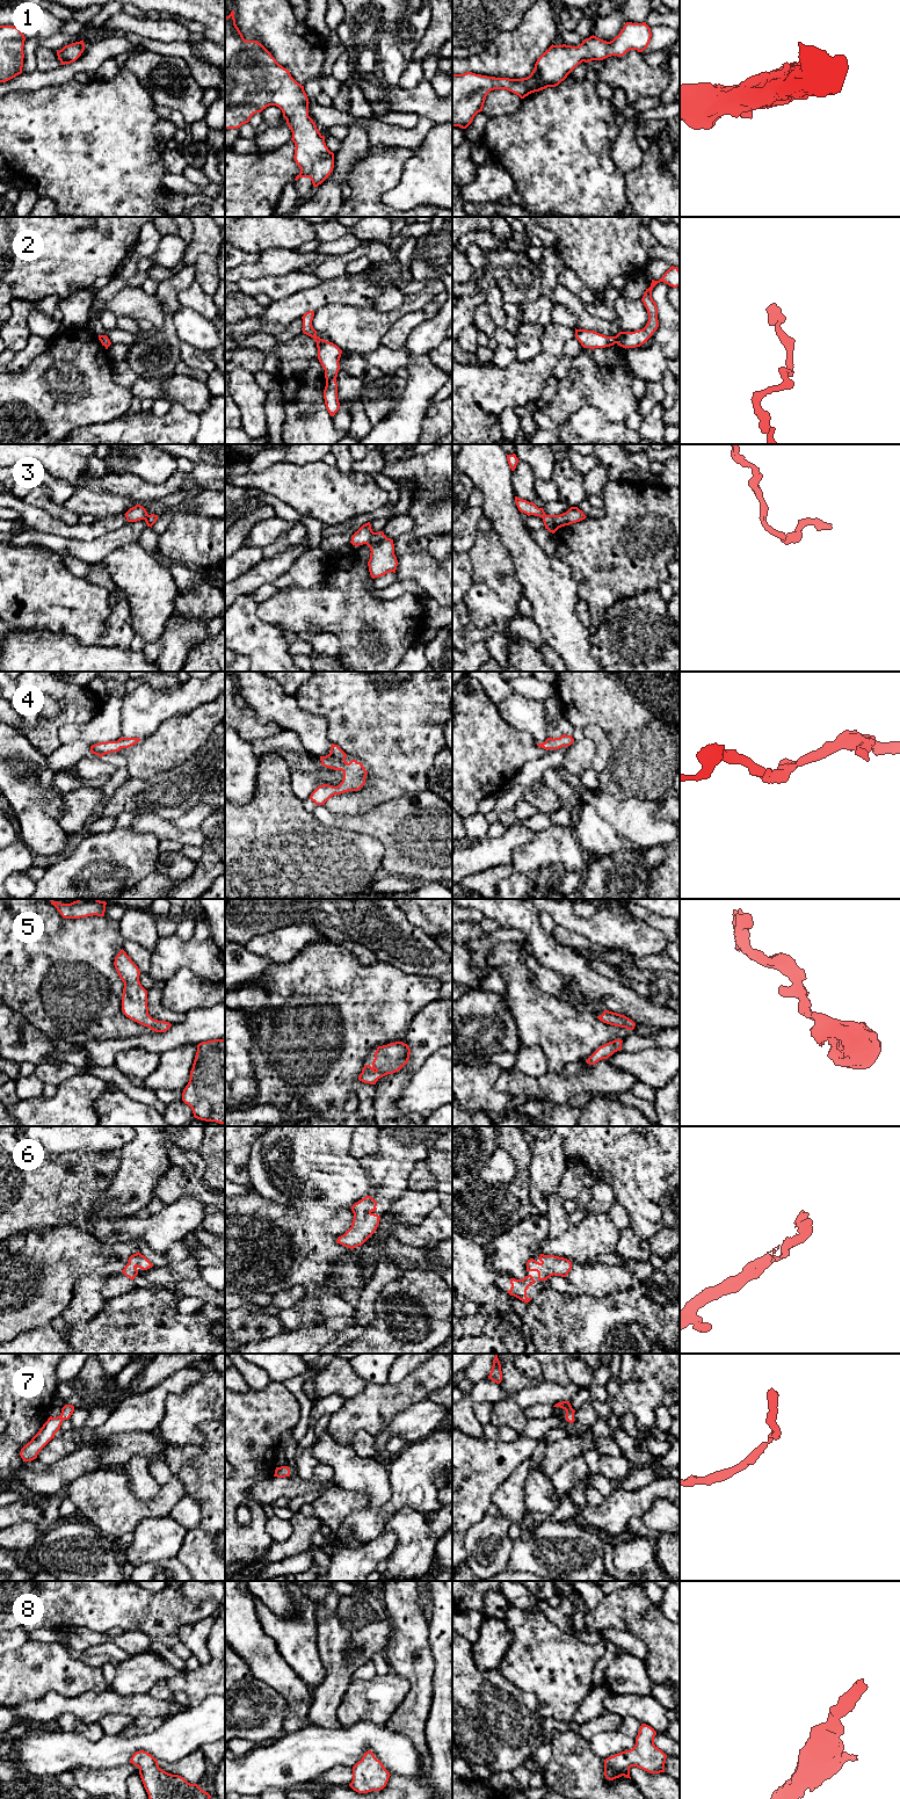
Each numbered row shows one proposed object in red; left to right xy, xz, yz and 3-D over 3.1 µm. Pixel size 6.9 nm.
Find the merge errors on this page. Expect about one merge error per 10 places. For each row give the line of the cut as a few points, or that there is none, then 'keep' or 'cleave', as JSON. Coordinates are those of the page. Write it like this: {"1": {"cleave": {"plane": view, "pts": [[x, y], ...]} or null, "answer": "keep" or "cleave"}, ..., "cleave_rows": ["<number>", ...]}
{"1": {"cleave": null, "answer": "keep"}, "2": {"cleave": null, "answer": "keep"}, "3": {"cleave": null, "answer": "keep"}, "4": {"cleave": null, "answer": "keep"}, "5": {"cleave": null, "answer": "keep"}, "6": {"cleave": null, "answer": "keep"}, "7": {"cleave": null, "answer": "keep"}, "8": {"cleave": null, "answer": "keep"}, "cleave_rows": []}

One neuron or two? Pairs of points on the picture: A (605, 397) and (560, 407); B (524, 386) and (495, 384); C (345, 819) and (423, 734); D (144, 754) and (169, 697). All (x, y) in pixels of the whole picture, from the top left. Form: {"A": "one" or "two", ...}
{"A": "one", "B": "one", "C": "two", "D": "two"}

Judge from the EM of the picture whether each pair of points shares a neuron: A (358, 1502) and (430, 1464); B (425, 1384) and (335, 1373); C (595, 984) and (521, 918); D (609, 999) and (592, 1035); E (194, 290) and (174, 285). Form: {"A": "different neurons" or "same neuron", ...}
{"A": "different neurons", "B": "different neurons", "C": "same neuron", "D": "different neurons", "E": "different neurons"}

